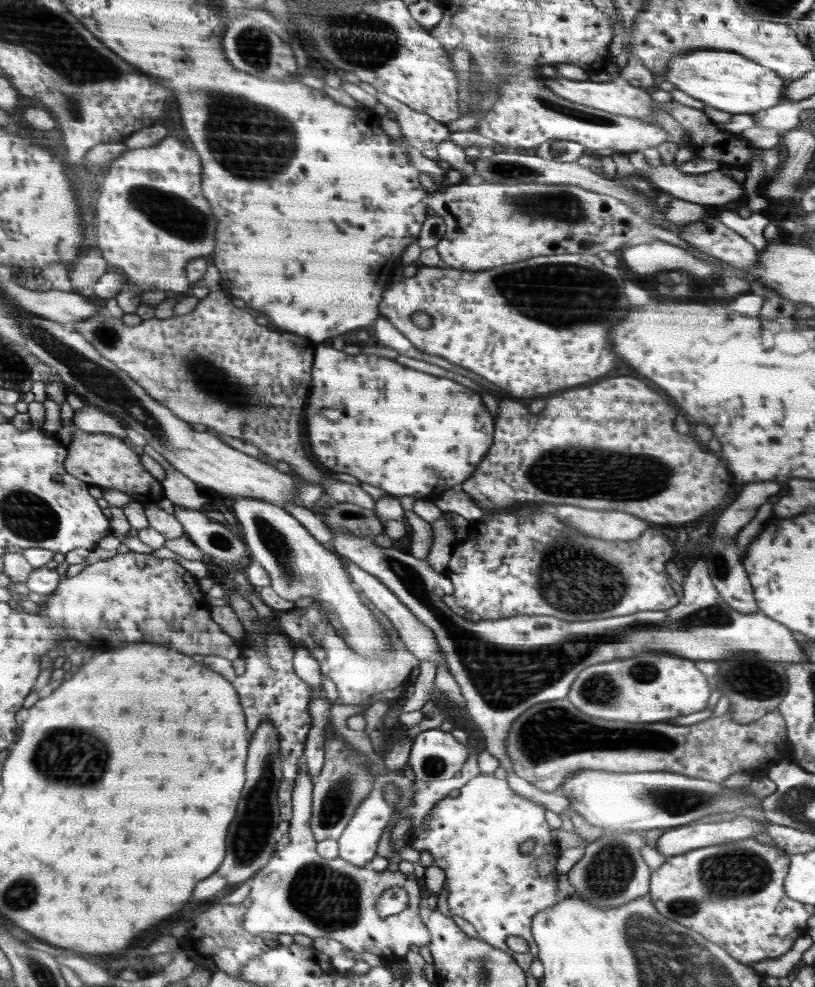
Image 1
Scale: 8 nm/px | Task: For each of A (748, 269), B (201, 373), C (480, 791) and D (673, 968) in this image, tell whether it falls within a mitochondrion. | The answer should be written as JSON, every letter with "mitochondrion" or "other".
{"A":"other","B":"mitochondrion","C":"other","D":"mitochondrion"}

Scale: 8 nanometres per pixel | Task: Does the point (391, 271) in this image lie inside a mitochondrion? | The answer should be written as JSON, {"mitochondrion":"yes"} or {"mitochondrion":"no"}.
{"mitochondrion":"no"}

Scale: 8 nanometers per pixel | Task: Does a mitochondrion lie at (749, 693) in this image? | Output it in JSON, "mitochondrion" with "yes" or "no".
{"mitochondrion":"yes"}

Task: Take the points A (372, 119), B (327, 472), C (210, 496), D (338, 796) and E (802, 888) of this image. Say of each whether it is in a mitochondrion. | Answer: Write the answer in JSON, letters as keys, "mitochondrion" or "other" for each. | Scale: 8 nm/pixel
{"A":"other","B":"other","C":"other","D":"mitochondrion","E":"other"}

